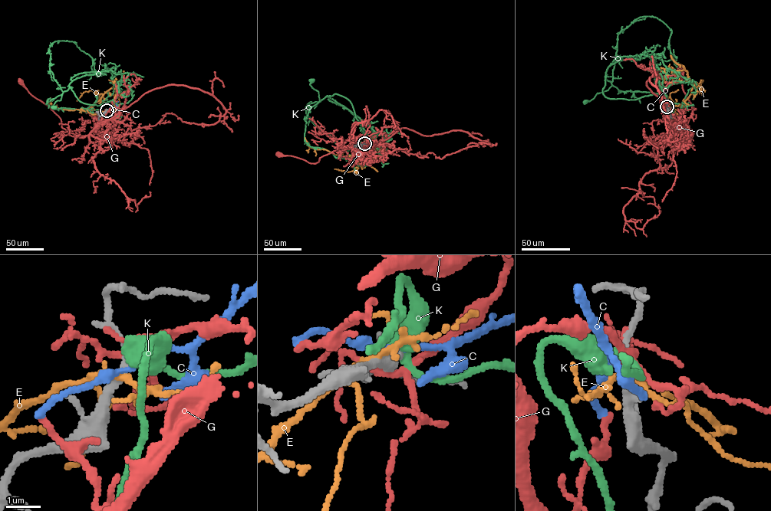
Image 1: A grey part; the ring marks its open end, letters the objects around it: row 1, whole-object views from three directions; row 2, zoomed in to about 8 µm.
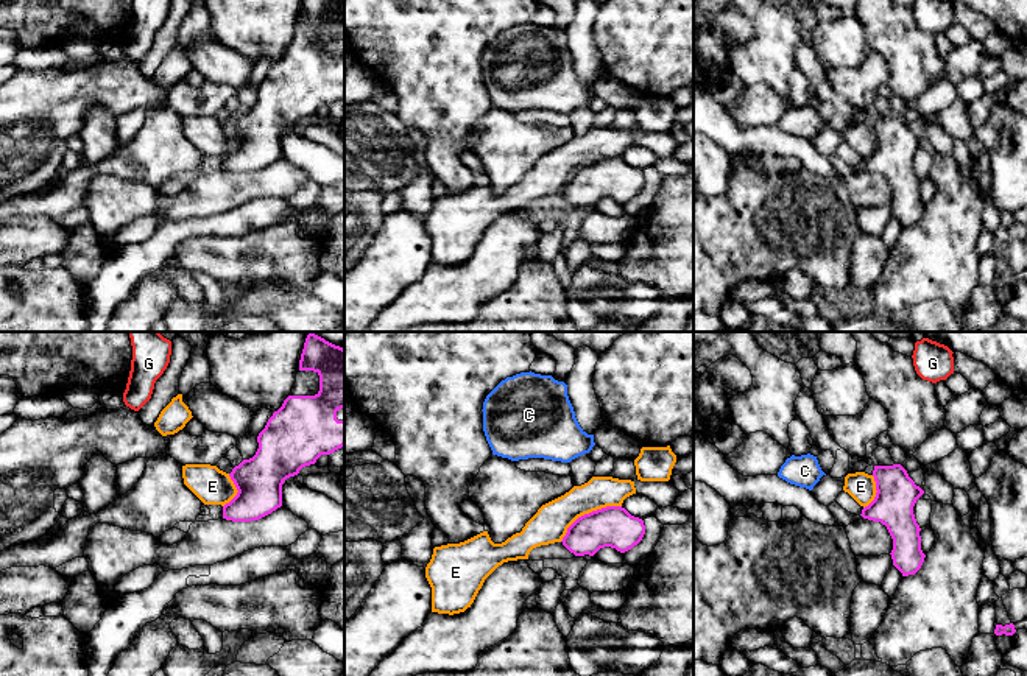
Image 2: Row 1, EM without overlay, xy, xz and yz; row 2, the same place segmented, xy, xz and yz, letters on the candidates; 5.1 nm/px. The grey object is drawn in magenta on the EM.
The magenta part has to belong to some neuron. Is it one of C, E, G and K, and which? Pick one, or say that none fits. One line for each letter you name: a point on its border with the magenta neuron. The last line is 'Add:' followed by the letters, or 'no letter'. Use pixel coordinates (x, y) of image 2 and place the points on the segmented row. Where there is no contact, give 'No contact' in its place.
Add: no letter

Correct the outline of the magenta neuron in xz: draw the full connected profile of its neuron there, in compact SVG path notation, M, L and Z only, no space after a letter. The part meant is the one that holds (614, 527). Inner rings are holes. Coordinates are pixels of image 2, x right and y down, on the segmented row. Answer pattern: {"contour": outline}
{"contour": "M606 506L578 517L561 542L575 556L594 556L605 547L625 553L637 545L644 534L642 519L622 506Z"}

